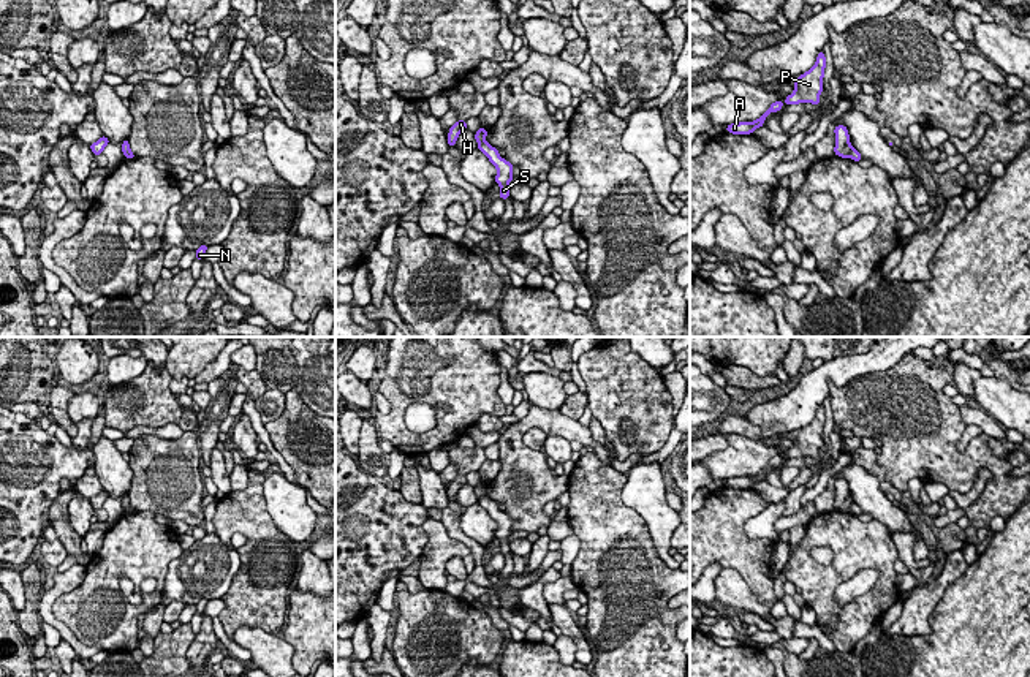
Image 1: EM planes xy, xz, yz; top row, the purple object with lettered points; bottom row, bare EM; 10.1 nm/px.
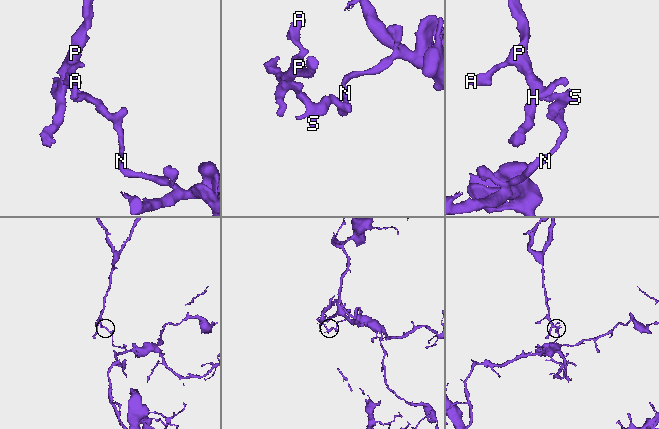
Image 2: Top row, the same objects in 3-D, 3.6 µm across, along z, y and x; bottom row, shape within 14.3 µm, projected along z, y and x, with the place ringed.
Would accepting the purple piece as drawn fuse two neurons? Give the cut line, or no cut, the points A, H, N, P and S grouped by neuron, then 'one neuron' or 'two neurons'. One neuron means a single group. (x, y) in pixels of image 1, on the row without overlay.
cut xz (484, 495), (478, 499); groups A H P / N S; two neurons

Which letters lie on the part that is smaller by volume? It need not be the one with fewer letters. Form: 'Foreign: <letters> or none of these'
Foreign: A, H, P

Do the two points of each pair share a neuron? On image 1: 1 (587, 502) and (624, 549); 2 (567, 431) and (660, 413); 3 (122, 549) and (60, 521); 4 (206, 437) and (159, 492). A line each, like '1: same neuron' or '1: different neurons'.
1: same neuron
2: different neurons
3: different neurons
4: different neurons

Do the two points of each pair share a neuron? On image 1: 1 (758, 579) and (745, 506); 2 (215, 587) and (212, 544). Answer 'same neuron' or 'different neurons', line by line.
1: same neuron
2: same neuron

